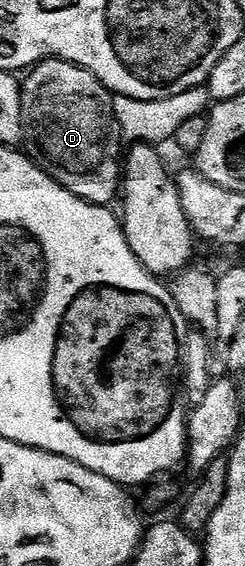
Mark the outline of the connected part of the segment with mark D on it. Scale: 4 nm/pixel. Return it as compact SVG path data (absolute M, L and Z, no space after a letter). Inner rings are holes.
M43 59L24 77L20 89L24 139L32 142L45 173L82 201L99 207L117 202L122 191L122 136L112 92L94 73L65 59Z

